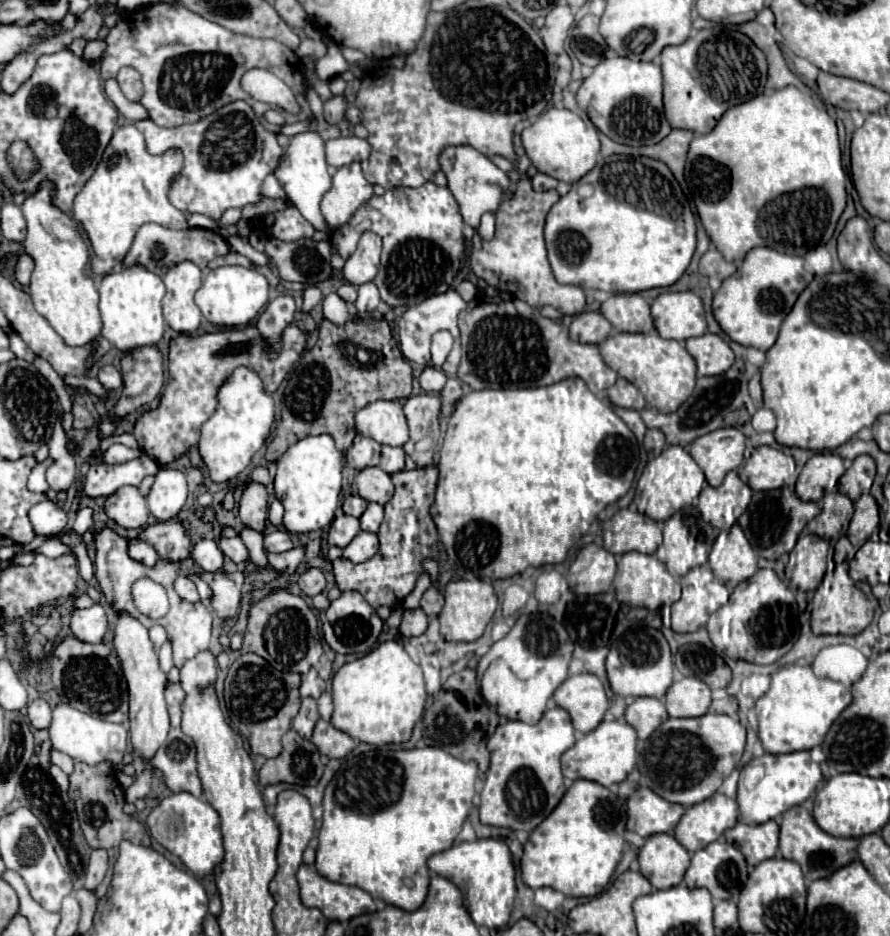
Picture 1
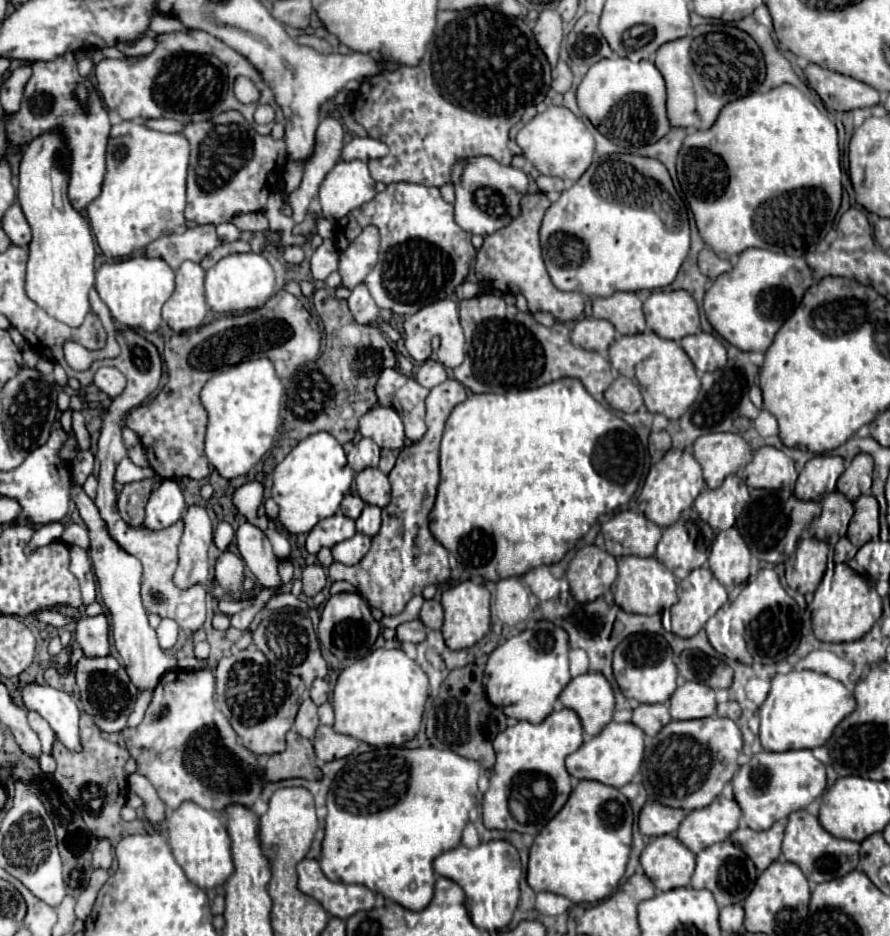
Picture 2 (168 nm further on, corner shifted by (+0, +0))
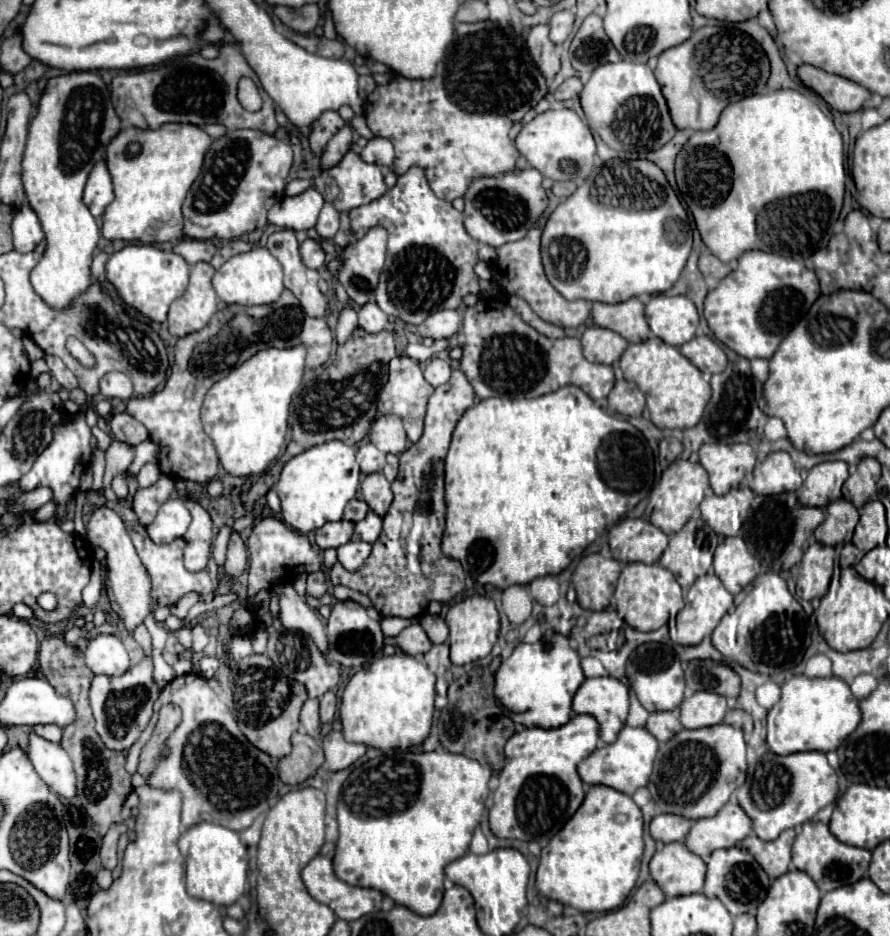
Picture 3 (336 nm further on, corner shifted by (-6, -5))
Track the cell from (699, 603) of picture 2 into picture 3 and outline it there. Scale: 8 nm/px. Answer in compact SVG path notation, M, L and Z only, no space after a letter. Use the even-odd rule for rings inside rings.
M716 574L700 576L688 590L686 604L676 616L678 642L684 646L700 644L700 640L712 634L732 602L732 594L722 586Z

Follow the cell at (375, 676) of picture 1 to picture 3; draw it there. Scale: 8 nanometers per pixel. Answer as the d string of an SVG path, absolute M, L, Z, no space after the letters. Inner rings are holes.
M394 654L374 660L350 678L342 694L340 720L344 738L378 750L408 750L420 746L432 726L434 682L436 676L414 656Z

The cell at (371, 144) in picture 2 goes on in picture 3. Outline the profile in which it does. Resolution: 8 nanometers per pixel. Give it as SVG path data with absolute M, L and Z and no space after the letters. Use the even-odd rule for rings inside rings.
M372 138L372 140L368 140L368 144L360 152L360 156L362 156L362 160L366 160L370 164L390 168L394 162L394 148L392 148L392 142L386 138Z

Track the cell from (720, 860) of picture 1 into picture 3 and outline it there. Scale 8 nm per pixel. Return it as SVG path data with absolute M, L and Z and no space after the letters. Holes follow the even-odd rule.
M728 848L712 852L708 860L708 874L704 884L704 896L718 898L732 916L756 914L756 908L764 902L770 888L770 878L762 866L744 848Z

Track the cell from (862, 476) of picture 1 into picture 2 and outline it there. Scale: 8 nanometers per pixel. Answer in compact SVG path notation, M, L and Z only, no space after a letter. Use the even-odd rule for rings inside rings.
M856 455L850 467L838 479L836 489L846 495L850 501L856 501L860 495L871 494L874 462L870 455Z

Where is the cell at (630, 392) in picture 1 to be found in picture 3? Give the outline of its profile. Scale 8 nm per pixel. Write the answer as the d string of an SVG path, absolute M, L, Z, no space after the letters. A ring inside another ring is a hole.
M618 380L608 394L608 410L618 412L622 416L640 416L646 406L644 394L636 388L636 384L628 380Z

